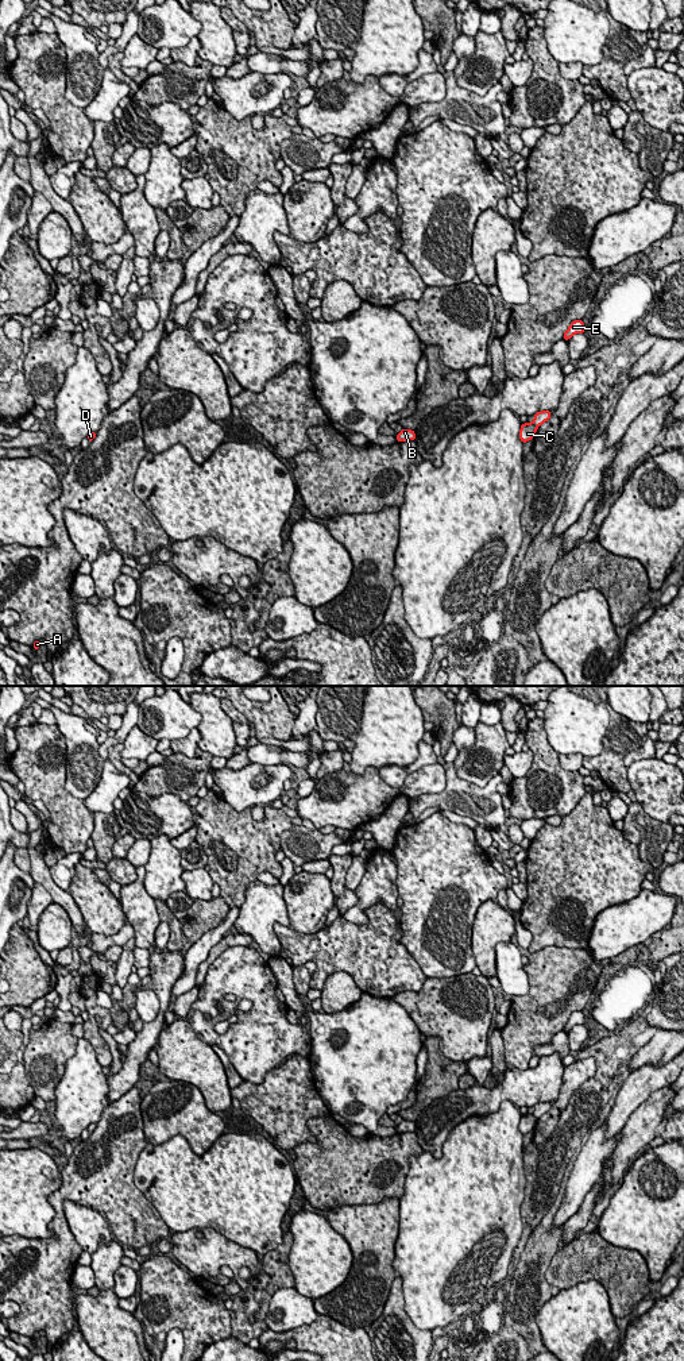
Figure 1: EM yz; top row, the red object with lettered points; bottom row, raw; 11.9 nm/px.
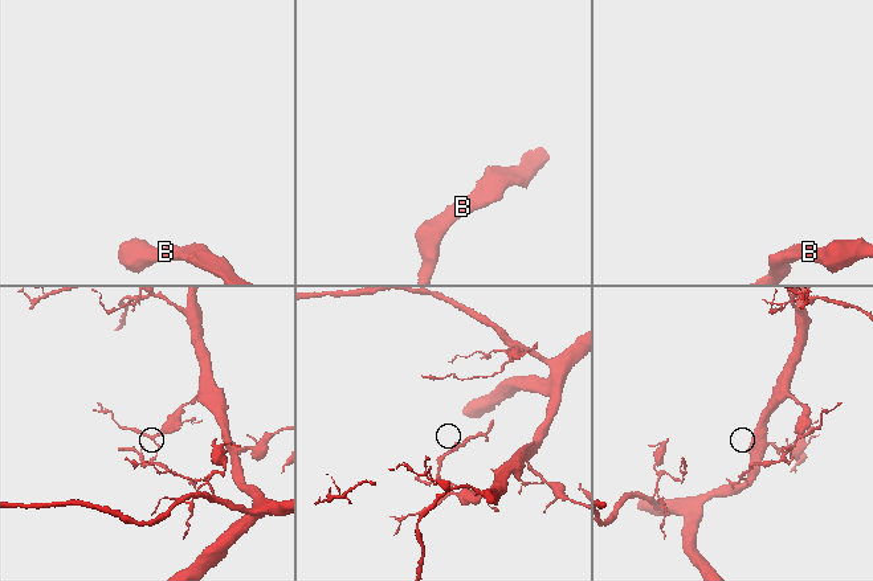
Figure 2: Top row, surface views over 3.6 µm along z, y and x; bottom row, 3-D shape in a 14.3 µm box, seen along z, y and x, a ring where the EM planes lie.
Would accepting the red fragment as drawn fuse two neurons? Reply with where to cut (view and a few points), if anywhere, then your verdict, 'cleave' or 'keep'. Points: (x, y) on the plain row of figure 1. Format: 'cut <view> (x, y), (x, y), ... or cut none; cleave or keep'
cut yz (532, 1114), (537, 1118); cleave

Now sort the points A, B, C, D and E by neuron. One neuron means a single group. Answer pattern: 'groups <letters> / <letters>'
groups A D E / B C

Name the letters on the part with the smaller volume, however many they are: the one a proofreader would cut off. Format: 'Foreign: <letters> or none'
Foreign: B, C

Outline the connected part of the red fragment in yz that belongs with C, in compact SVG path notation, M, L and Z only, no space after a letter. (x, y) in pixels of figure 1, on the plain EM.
M533 1114L521 1115L519 1131L522 1134L533 1131L536 1122L537 1122L537 1118Z

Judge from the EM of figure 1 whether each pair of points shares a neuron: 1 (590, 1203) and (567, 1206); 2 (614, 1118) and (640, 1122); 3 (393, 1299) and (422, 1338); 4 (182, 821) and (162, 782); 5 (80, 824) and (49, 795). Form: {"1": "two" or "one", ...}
{"1": "two", "2": "two", "3": "one", "4": "two", "5": "one"}

